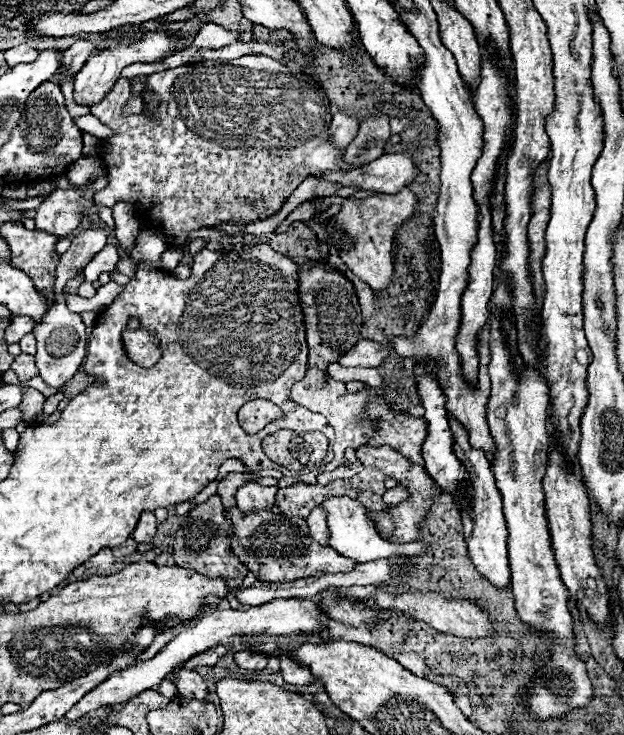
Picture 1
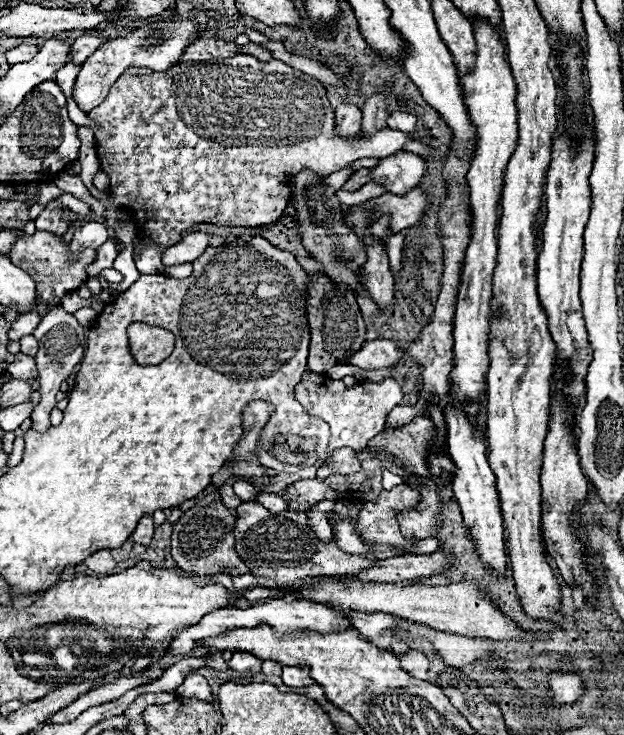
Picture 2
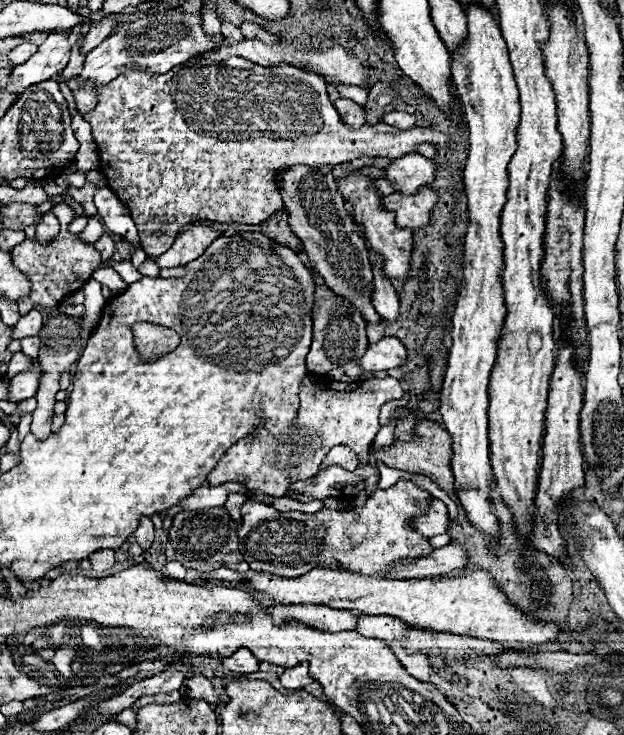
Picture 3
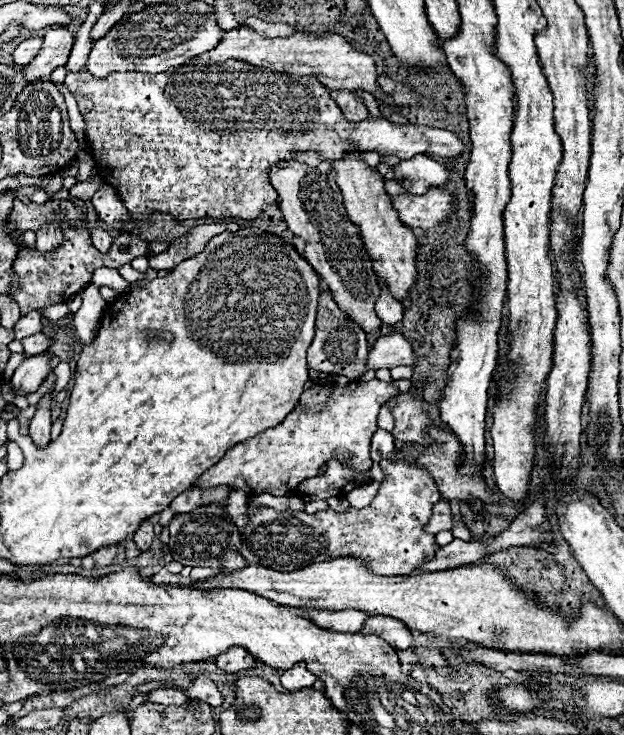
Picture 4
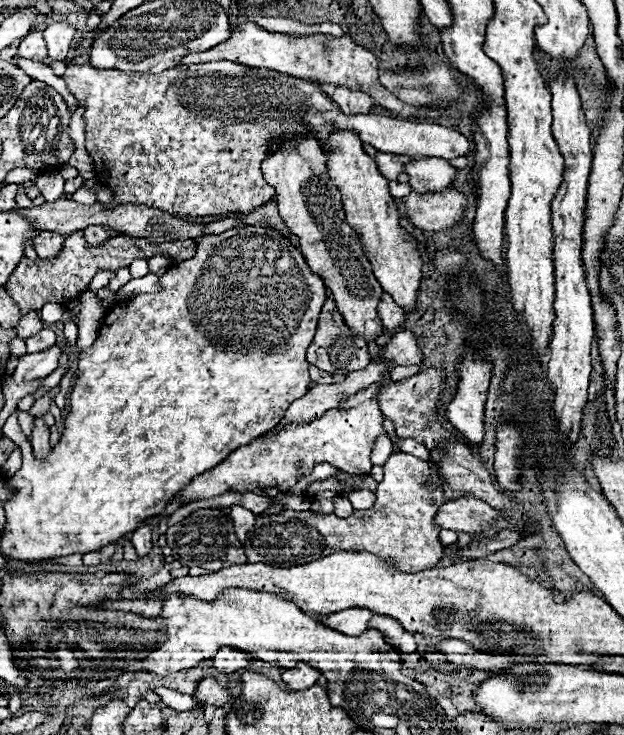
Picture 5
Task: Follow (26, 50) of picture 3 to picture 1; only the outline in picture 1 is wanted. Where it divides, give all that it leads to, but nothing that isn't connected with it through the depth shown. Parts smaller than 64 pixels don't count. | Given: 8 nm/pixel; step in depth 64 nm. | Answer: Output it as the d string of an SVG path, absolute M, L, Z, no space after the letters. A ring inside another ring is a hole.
M20 44L20 46L16 46L16 48L6 50L6 64L8 64L8 66L26 64L26 62L36 60L36 58L38 58L38 50L30 48L28 44Z

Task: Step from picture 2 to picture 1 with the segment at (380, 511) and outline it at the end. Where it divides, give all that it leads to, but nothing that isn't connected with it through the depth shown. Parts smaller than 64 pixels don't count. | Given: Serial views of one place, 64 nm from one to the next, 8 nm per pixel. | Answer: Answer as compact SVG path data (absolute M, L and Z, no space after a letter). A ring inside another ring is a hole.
M390 488L386 494L384 494L384 502L390 502L390 504L400 504L402 500L408 498L408 492L404 488ZM368 512L368 514L370 514L370 518L374 520L376 530L378 530L380 536L388 536L388 534L394 530L394 522L390 520L388 514L384 514L384 512L380 512L380 514L372 514L372 512Z

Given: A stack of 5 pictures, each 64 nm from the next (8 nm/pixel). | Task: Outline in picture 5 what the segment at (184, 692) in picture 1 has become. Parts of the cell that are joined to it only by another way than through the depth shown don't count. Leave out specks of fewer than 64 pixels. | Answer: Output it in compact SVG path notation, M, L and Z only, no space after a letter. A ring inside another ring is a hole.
M204 678L204 680L198 682L194 698L198 702L206 702L210 706L222 706L224 702L230 700L230 694L214 678Z

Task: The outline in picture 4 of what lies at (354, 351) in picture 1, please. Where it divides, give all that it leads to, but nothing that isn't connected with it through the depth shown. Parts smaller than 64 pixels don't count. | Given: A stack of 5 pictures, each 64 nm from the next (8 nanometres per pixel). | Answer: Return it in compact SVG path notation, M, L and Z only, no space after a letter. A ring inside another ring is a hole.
M390 334L376 340L376 344L370 350L366 368L396 368L396 366L412 366L414 354L408 344L408 340L402 334Z

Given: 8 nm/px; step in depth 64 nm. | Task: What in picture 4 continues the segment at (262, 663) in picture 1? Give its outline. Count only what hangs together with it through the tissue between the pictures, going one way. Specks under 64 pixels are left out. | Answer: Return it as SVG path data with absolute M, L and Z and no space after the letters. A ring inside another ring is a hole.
M236 646L236 648L230 648L230 652L220 654L216 658L216 664L224 672L232 672L234 674L234 672L242 672L242 670L256 668L256 658L250 652L246 652L244 648Z

